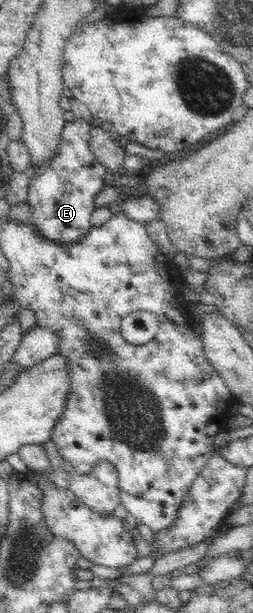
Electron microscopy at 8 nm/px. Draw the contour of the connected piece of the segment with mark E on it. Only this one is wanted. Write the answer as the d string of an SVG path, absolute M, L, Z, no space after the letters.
M75 119L71 123L66 123L63 129L62 136L60 137L59 149L55 154L55 157L52 157L46 164L42 165L42 168L37 169L33 174L29 187L29 195L27 197L27 205L33 209L33 220L30 221L30 224L36 229L39 233L42 233L47 239L51 241L56 241L57 243L75 243L81 239L81 236L87 235L89 230L92 228L91 225L91 213L96 208L94 204L95 197L101 192L101 189L104 189L110 183L110 172L105 169L105 166L100 161L95 159L94 153L89 149L89 138L90 130L92 127L88 123L84 123L83 119Z

